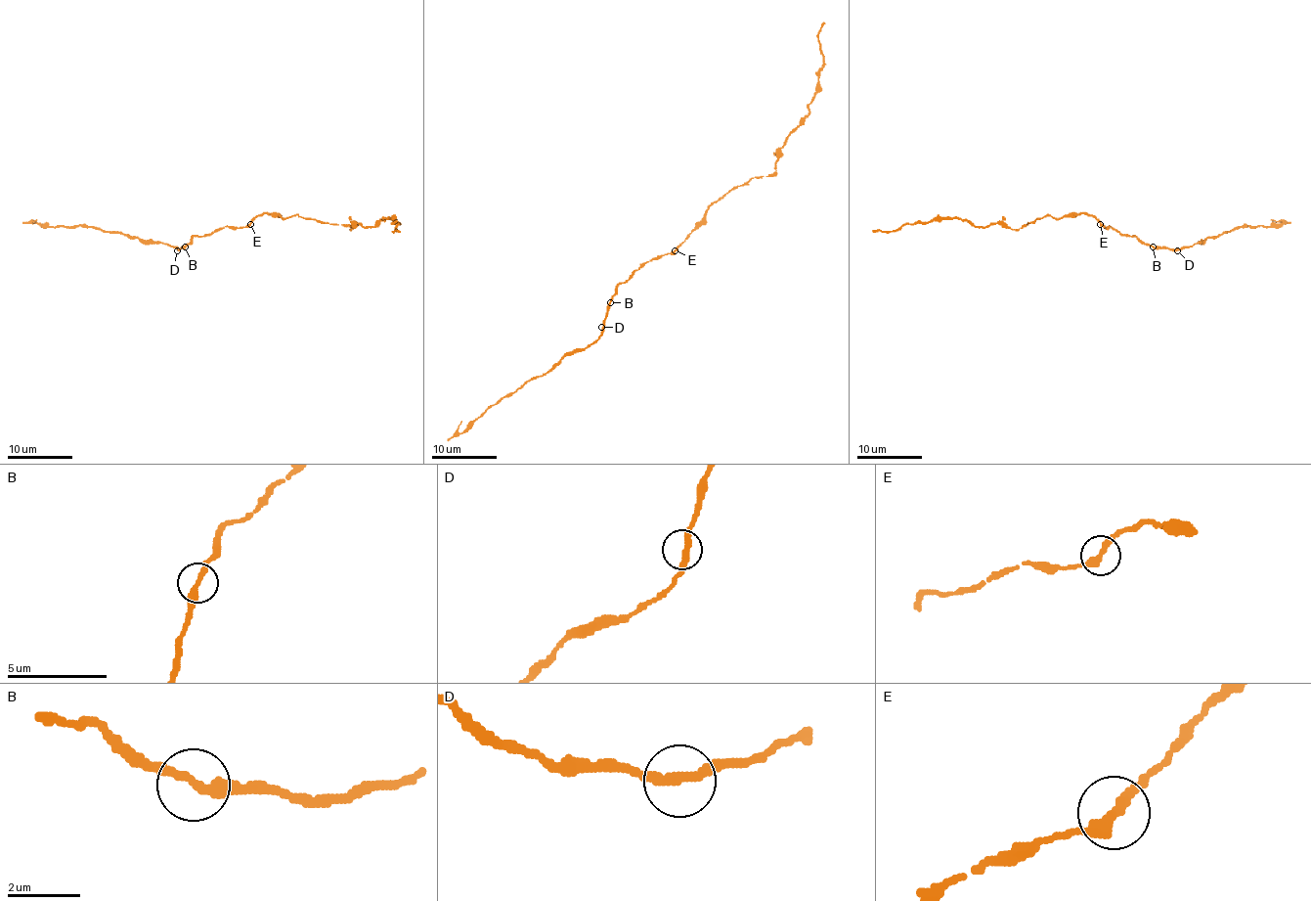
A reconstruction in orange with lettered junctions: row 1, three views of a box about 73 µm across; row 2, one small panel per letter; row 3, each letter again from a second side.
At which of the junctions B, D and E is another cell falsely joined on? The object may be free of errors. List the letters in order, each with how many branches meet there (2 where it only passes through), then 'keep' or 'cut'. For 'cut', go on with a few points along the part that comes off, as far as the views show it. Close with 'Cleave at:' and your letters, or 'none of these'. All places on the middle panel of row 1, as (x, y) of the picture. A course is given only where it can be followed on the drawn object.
B: 2 | keep
D: 2 | keep
E: 2 | keep
Cleave at: none of these

